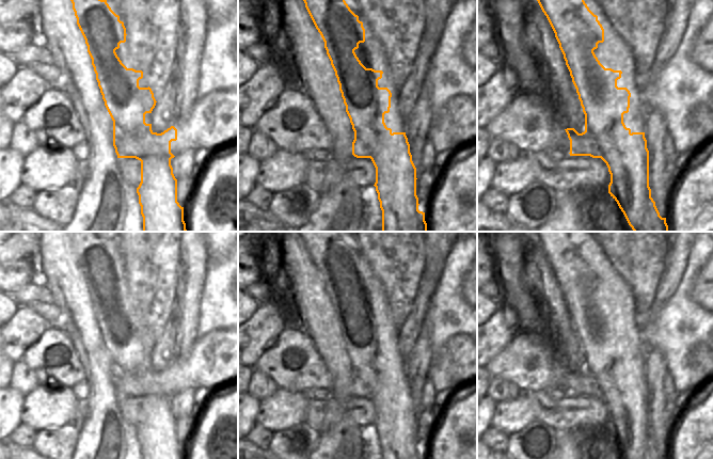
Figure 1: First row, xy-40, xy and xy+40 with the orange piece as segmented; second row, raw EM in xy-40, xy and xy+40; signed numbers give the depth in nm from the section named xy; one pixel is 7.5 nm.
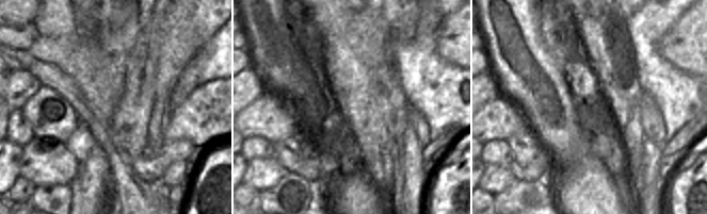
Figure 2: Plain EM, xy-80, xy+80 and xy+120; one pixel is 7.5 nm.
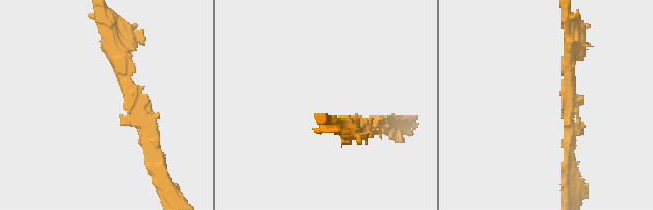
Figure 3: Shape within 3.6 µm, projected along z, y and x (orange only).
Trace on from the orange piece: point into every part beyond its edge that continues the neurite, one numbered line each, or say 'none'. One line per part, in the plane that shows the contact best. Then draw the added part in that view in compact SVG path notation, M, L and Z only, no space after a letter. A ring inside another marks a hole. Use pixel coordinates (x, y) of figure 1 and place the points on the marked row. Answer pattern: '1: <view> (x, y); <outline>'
none

